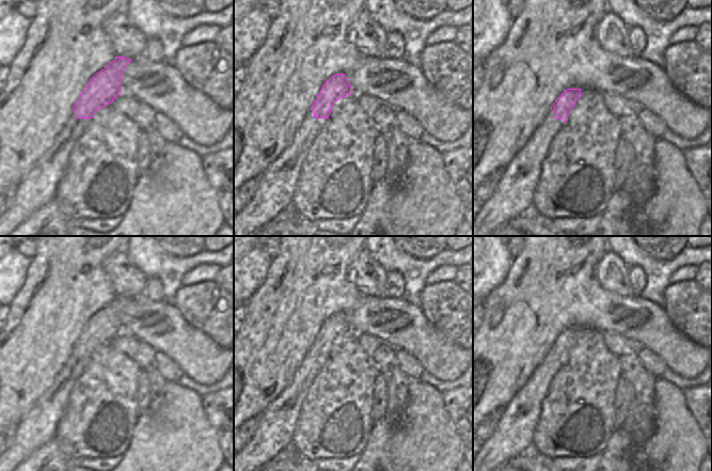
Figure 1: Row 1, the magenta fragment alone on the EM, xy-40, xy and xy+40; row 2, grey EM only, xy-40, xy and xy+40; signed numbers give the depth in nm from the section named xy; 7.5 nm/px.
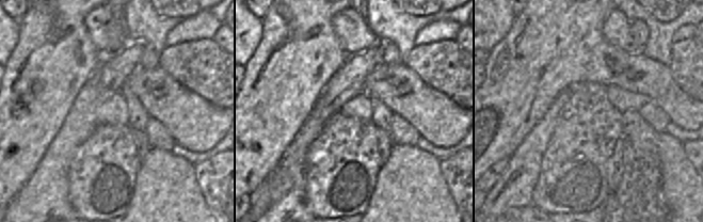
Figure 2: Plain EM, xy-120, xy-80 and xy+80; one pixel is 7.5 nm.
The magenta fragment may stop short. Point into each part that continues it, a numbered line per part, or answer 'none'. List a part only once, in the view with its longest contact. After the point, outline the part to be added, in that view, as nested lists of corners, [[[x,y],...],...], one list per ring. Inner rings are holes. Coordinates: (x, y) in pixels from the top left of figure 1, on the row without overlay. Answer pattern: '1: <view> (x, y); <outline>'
1: xy-40 (37, 427); [[[73,349],[53,382],[17,424],[9,449],[0,454],[0,471],[13,471],[33,452],[53,439],[68,395],[90,361],[91,358],[76,358]]]

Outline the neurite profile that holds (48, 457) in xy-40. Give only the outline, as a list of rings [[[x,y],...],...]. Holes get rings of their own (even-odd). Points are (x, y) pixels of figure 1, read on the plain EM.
[[[52,439],[30,454],[13,471],[68,471],[70,460],[60,451]]]

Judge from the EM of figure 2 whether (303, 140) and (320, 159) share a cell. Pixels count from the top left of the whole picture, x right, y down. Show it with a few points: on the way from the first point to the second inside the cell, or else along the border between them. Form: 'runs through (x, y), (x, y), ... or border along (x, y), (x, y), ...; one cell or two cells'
border along (323, 126), (306, 154), (303, 172); two cells

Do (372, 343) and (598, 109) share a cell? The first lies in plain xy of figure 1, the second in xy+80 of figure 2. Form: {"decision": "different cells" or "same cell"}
{"decision": "different cells"}

